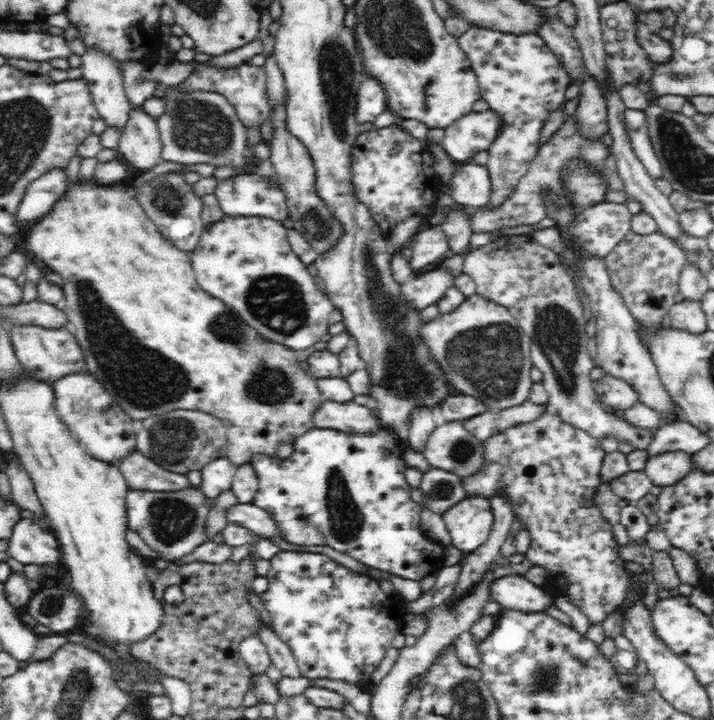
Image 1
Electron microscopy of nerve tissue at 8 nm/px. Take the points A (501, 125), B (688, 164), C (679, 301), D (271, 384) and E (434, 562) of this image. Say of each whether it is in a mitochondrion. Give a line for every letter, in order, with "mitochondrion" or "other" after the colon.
A: other
B: mitochondrion
C: other
D: mitochondrion
E: other

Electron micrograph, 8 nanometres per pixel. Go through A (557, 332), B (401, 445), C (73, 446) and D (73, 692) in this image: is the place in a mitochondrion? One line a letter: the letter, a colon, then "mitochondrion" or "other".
A: mitochondrion
B: other
C: other
D: mitochondrion

